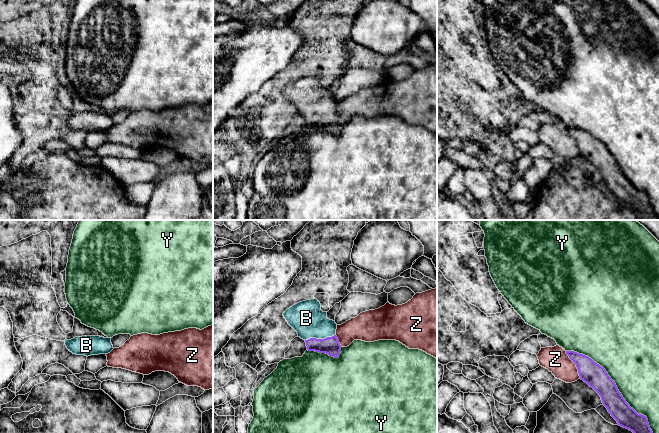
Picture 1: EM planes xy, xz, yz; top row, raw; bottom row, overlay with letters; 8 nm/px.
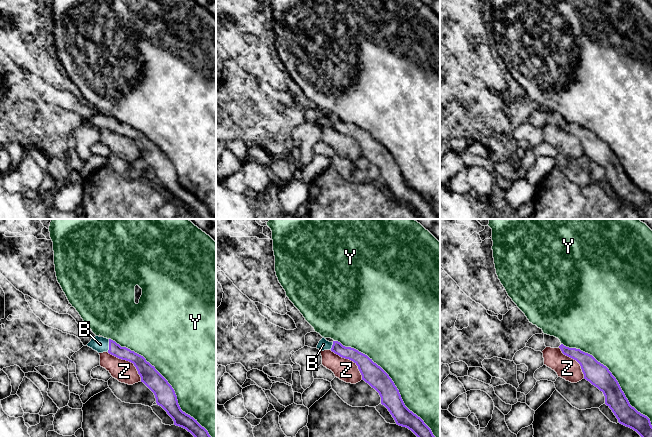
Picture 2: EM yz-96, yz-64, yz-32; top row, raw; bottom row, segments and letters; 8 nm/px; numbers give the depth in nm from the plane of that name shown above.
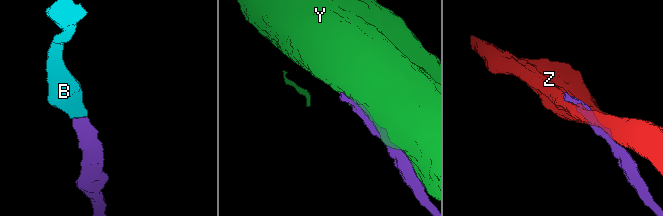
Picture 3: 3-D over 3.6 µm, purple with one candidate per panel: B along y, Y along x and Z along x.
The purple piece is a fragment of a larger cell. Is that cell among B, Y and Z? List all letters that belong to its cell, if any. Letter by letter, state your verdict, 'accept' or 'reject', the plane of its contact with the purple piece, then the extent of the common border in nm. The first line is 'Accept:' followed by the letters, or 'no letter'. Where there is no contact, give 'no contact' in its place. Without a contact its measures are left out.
Accept: B
B: accept; meets purple in xz; contact 260 nm long
Y: reject; meets purple in yz; contact 950 nm long
Z: reject; meets purple in yz; contact 260 nm long

